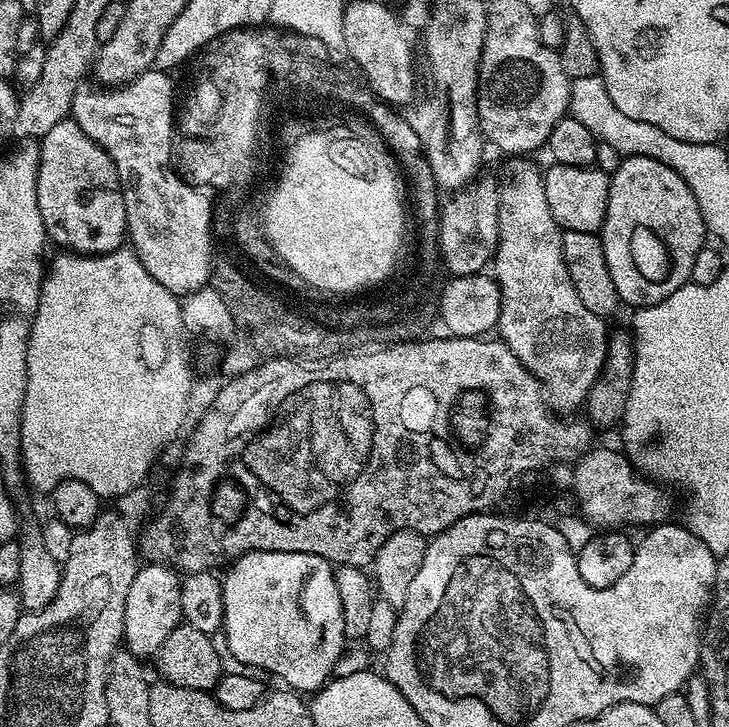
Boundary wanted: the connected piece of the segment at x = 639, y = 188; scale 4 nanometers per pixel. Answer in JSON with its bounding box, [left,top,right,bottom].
[598,156,706,309]

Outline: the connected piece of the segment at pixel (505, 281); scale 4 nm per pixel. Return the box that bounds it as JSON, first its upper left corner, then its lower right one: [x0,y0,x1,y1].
[494,159,610,414]

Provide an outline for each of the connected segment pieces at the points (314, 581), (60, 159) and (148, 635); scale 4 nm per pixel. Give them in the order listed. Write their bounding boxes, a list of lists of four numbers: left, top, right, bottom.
[[220,552,346,694],[36,118,128,256],[122,562,182,658]]

